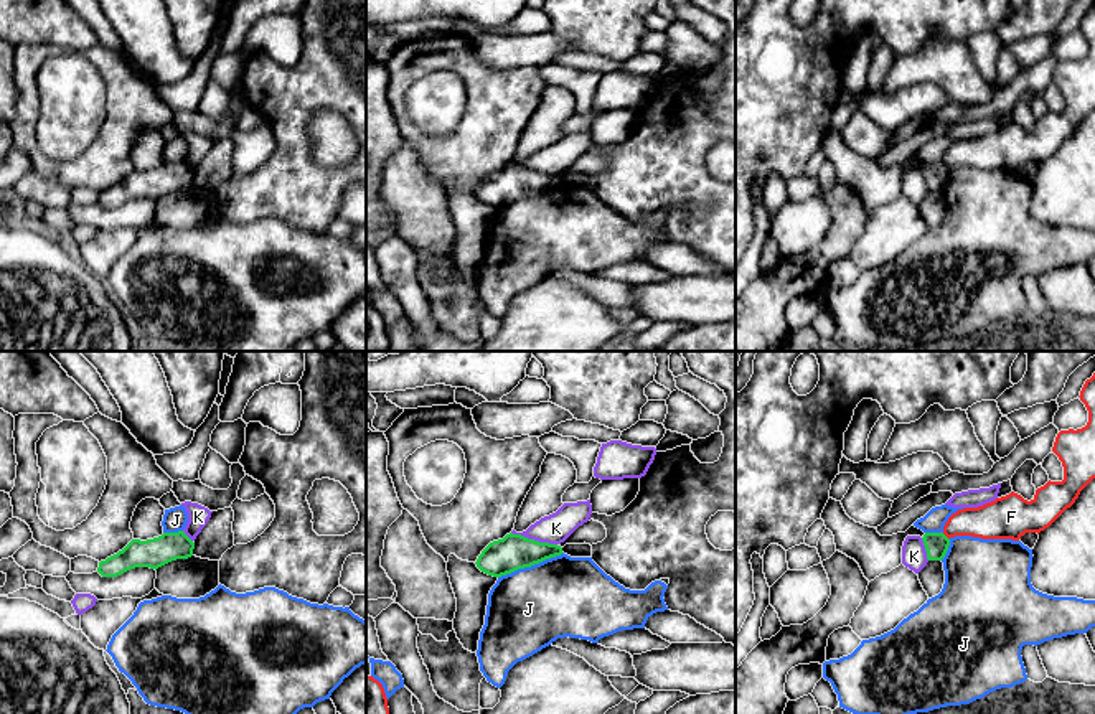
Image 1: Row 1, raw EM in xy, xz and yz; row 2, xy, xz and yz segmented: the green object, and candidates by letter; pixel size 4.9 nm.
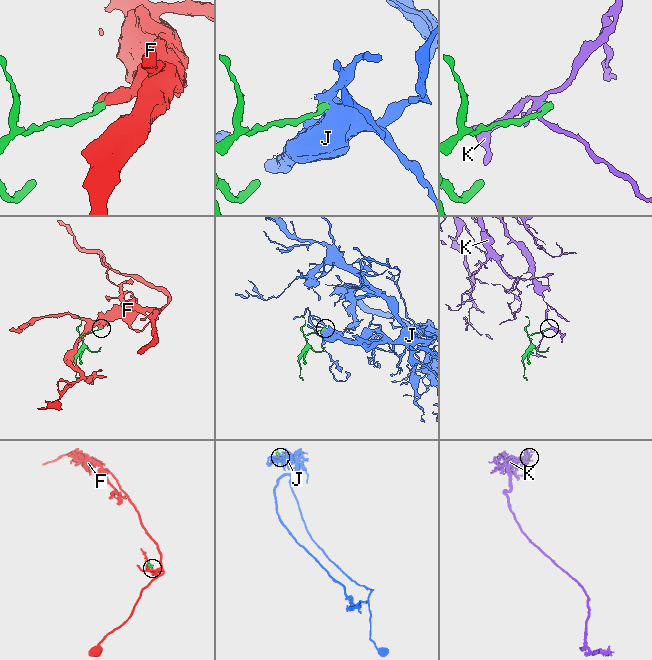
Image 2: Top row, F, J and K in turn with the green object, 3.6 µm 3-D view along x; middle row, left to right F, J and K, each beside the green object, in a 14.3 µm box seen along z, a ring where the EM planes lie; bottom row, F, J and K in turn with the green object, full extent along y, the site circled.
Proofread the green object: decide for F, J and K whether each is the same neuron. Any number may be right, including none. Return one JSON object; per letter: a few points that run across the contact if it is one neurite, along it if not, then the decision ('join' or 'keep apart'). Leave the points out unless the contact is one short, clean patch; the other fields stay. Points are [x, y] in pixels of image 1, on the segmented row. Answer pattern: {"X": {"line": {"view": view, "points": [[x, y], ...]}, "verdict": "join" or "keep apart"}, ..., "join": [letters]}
{"F": {"verdict": "keep apart"}, "J": {"line": {"view": "xz", "points": [[563, 553], [498, 577]]}, "verdict": "keep apart"}, "K": {"verdict": "keep apart"}, "join": []}

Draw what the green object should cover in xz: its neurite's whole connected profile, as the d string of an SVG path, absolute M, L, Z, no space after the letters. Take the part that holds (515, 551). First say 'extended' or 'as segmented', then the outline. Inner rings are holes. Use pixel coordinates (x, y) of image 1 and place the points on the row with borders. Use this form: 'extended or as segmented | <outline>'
as segmented | M510 533L503 539L490 543L475 564L482 572L501 577L561 554L562 547L557 544L539 543Z

